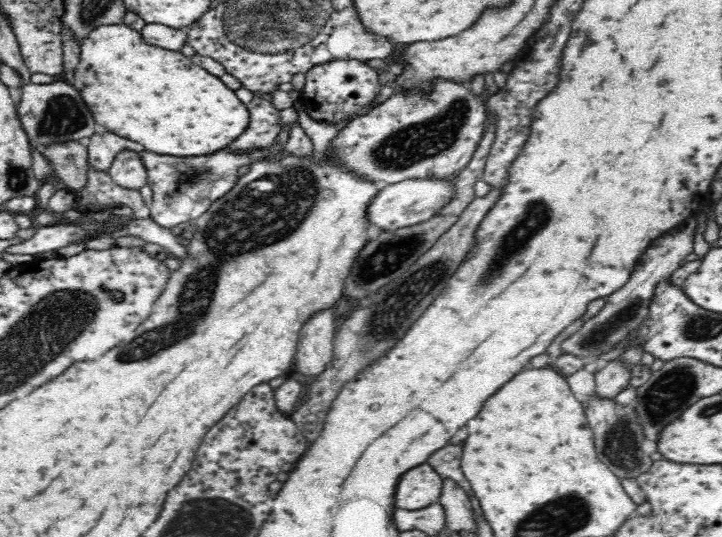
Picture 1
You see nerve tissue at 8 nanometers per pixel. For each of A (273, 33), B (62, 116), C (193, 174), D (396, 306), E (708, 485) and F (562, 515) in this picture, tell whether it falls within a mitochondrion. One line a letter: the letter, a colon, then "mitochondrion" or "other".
A: mitochondrion
B: mitochondrion
C: mitochondrion
D: mitochondrion
E: other
F: mitochondrion

